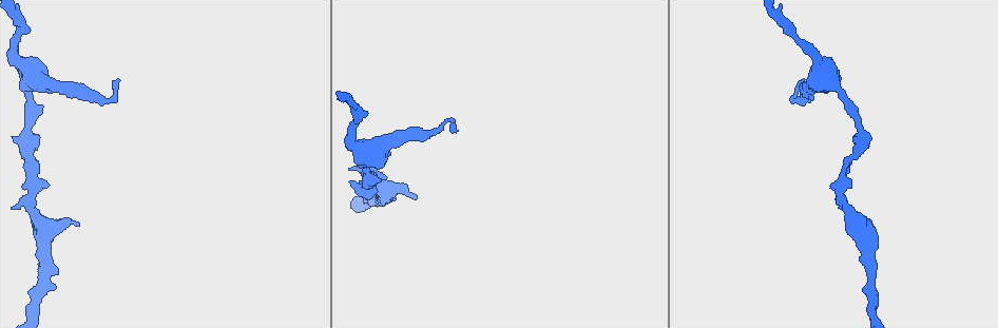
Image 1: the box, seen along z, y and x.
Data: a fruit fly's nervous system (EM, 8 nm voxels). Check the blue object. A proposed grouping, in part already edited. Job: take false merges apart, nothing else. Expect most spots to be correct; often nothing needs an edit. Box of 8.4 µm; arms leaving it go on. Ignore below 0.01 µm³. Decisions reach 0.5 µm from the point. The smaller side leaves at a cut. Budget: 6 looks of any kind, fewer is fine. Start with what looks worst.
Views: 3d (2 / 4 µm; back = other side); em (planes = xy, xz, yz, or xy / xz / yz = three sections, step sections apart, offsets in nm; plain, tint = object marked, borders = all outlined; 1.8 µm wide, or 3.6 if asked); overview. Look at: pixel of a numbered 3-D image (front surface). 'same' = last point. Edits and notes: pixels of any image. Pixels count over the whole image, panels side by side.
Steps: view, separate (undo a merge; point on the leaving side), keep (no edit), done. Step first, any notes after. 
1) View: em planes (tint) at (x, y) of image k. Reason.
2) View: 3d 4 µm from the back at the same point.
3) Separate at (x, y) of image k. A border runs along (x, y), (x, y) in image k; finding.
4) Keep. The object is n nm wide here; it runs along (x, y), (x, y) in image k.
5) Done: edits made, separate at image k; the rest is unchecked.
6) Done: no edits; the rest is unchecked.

View: 3d 4 µm at (435, 129) of image 1. Sudden change in width.

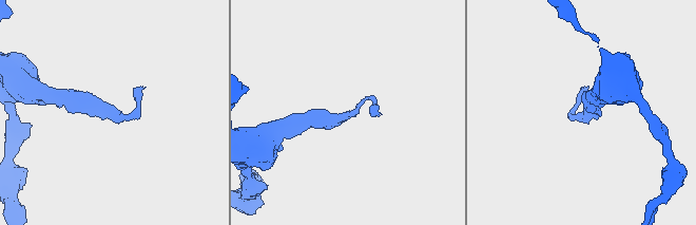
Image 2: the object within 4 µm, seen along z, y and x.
View: em planes (tint) at (350, 115) of image 2. Need the tissue.

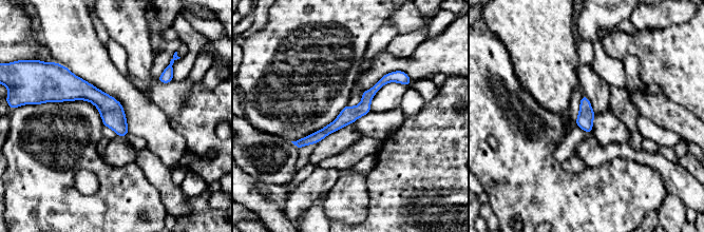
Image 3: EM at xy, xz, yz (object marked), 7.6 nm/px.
Keep. The object is 130 nm wide here; it runs along (399, 76), (298, 143) in image 3; all the same neuron.

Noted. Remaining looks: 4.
View: 3d 2 µm at (352, 138) of image 1. Sudden change in width.

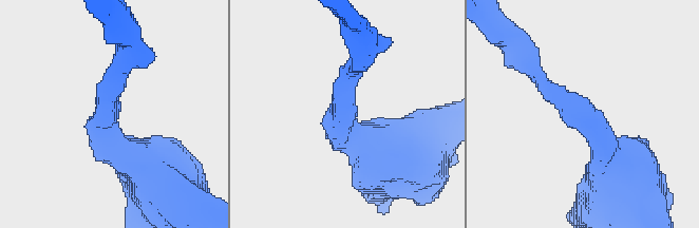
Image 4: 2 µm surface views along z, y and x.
View: em 3.6 µm planes (plain) at (581, 119) of image 4. Shape alone is not enough.

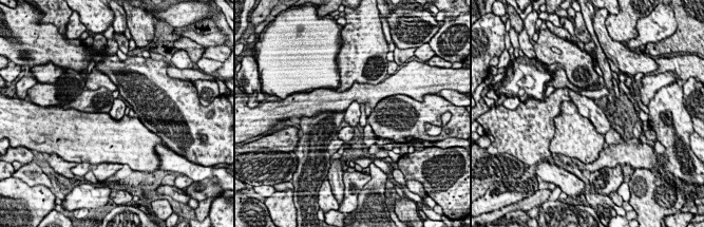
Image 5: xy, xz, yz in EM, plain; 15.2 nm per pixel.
View: em 3.6 µm planes (tint) at the same point. Where the object lies.

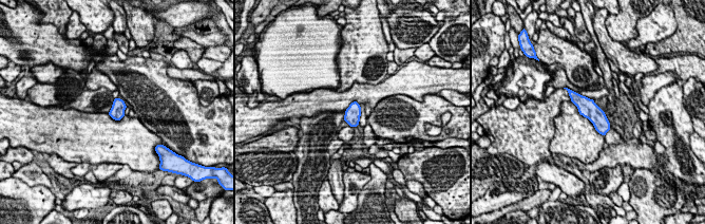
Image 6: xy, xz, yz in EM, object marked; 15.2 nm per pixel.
Keep. One neuron here.

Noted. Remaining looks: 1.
Done: no edits; the rest is unchecked.

